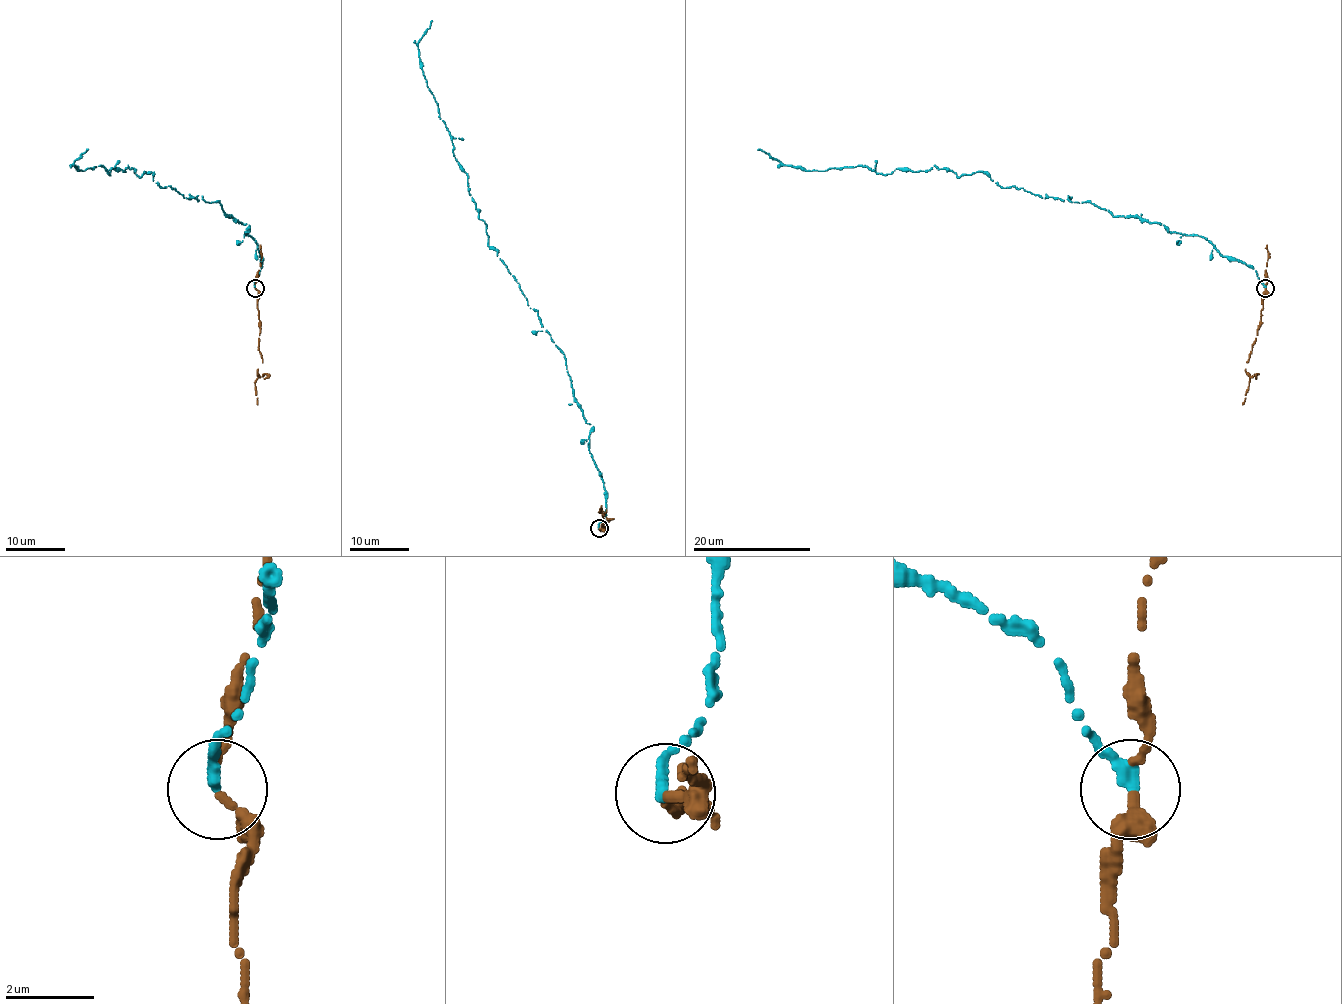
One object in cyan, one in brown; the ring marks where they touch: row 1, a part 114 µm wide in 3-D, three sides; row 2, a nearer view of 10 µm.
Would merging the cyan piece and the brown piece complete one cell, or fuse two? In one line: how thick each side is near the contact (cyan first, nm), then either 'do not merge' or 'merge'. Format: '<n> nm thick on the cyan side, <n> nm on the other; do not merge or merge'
280 nm thick on the cyan side, 200 nm on the other; do not merge

